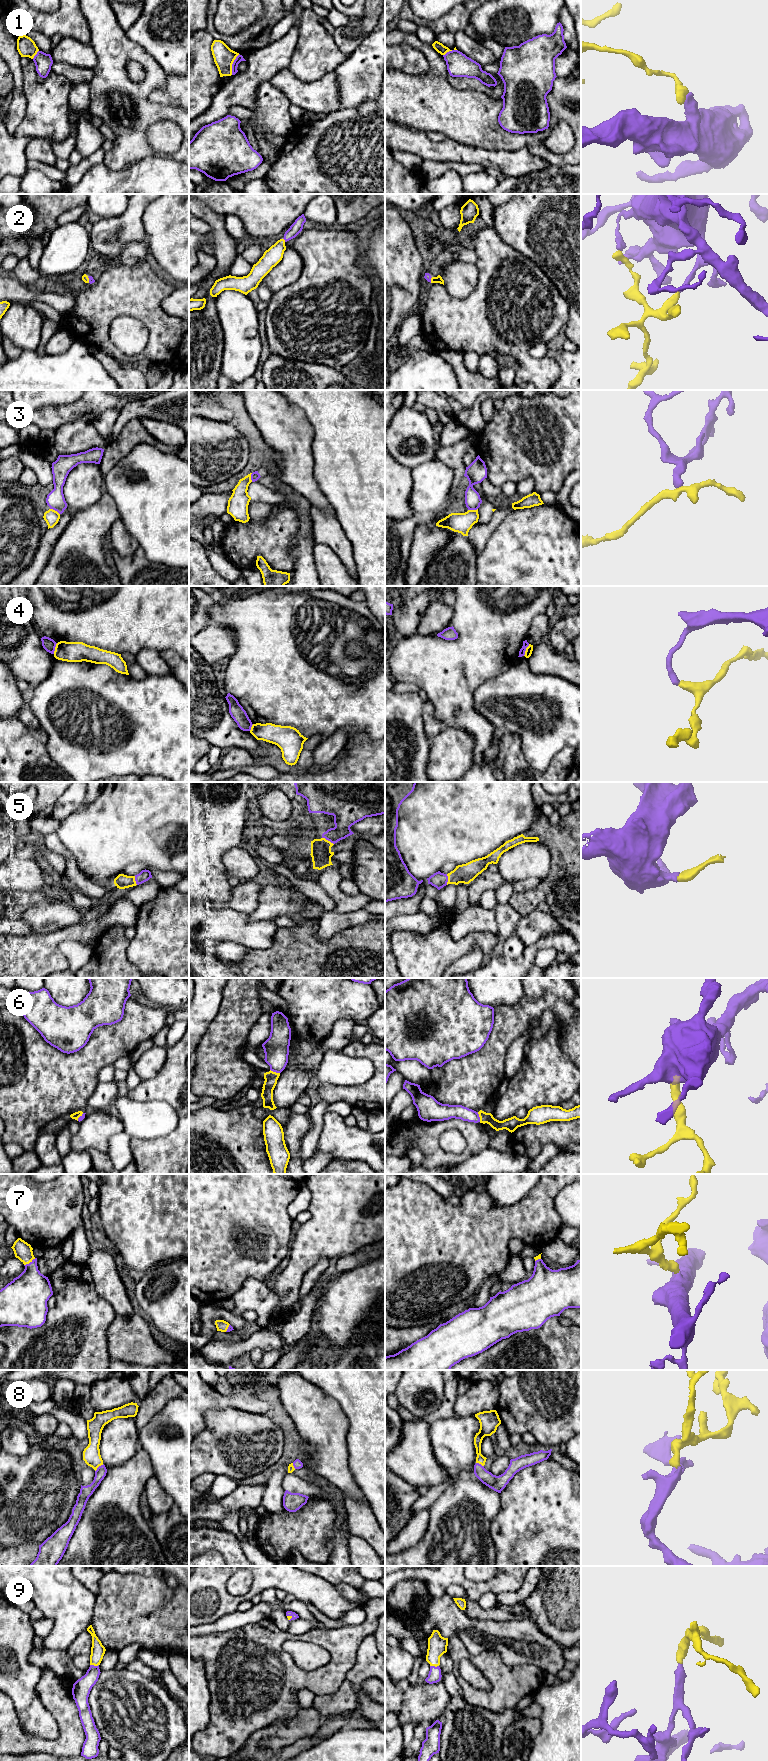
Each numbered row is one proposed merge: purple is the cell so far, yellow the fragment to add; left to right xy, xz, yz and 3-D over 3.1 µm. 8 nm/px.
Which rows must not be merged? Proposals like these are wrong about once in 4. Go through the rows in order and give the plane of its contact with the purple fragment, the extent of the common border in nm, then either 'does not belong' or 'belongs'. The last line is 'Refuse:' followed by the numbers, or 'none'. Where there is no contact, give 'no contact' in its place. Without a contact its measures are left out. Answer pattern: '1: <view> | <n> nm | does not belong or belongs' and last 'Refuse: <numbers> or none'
1: xz | 180 nm | does not belong
2: xz | 40 nm | belongs
3: xy | 90 nm | does not belong
4: yz | 110 nm | does not belong
5: xz | 110 nm | belongs
6: xz | 90 nm | belongs
7: xy | 110 nm | belongs
8: xy | 90 nm | belongs
9: xy | 70 nm | belongs
Refuse: 1, 3, 4

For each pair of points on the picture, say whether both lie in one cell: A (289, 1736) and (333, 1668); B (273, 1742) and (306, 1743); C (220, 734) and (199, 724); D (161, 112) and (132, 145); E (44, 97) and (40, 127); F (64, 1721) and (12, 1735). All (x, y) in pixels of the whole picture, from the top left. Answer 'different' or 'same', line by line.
A: different
B: different
C: same
D: same
E: same
F: same

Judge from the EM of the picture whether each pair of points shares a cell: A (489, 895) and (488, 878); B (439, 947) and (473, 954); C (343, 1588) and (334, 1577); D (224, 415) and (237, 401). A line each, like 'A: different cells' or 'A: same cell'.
A: different cells
B: different cells
C: different cells
D: different cells

